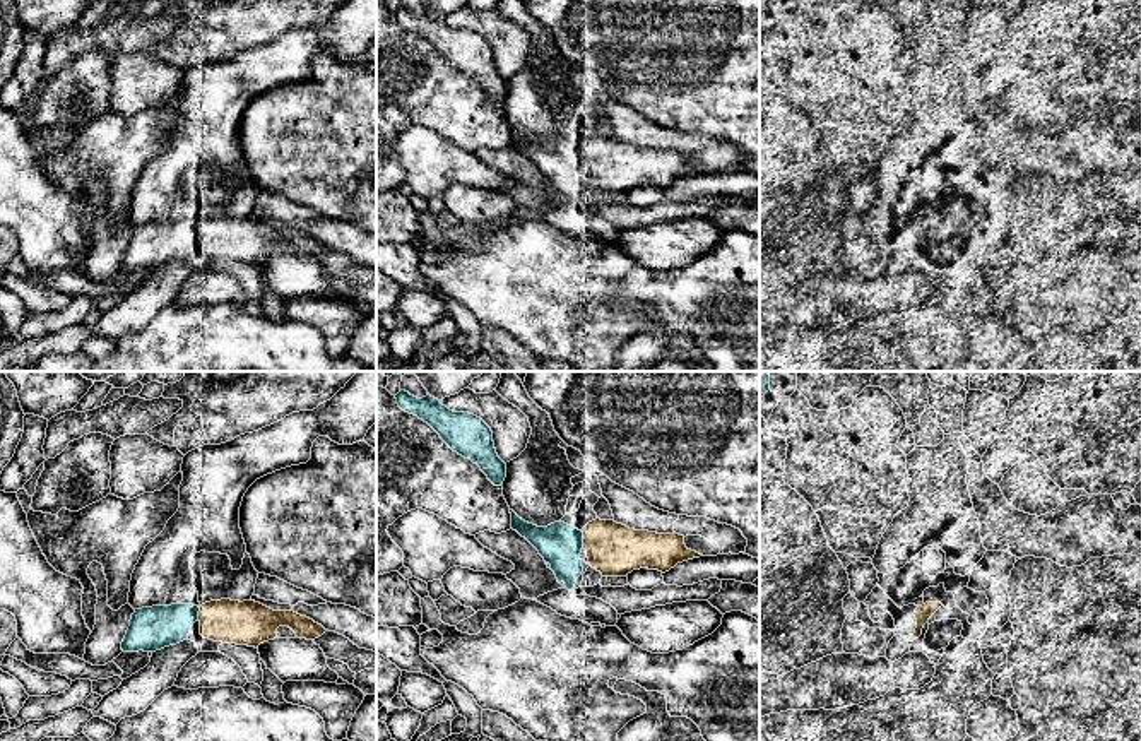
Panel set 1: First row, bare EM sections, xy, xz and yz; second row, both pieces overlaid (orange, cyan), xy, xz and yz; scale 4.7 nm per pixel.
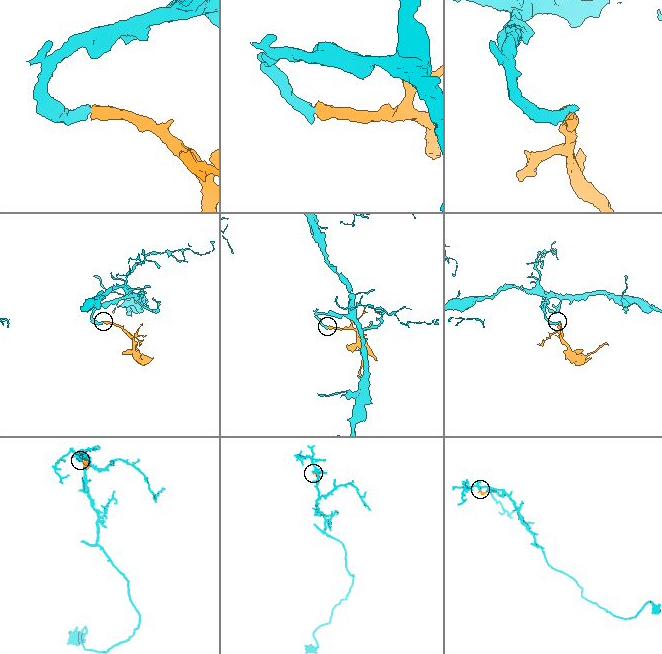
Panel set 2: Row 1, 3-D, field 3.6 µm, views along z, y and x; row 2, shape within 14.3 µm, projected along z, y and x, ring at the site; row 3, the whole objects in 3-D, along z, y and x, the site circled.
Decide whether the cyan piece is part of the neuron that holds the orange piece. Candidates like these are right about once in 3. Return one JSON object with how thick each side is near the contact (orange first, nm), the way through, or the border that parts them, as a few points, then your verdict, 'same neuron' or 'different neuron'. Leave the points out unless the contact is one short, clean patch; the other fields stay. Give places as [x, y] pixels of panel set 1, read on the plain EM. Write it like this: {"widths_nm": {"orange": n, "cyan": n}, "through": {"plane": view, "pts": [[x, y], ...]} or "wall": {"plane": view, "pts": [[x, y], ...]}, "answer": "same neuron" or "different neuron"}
{"widths_nm": {"orange": 260, "cyan": 200}, "answer": "same neuron"}

